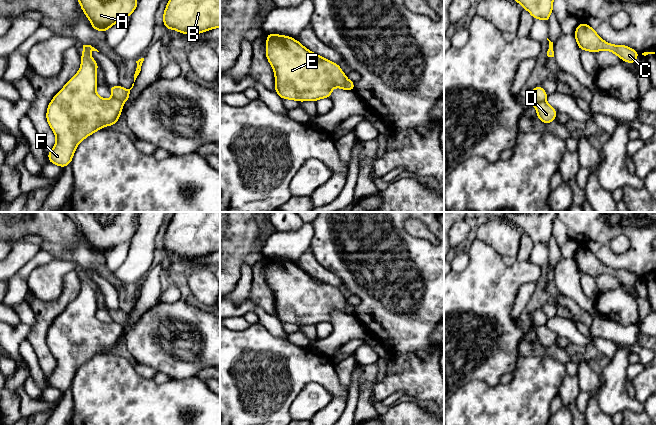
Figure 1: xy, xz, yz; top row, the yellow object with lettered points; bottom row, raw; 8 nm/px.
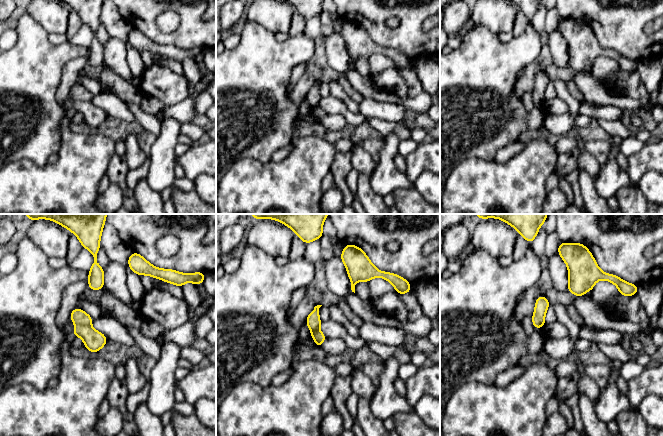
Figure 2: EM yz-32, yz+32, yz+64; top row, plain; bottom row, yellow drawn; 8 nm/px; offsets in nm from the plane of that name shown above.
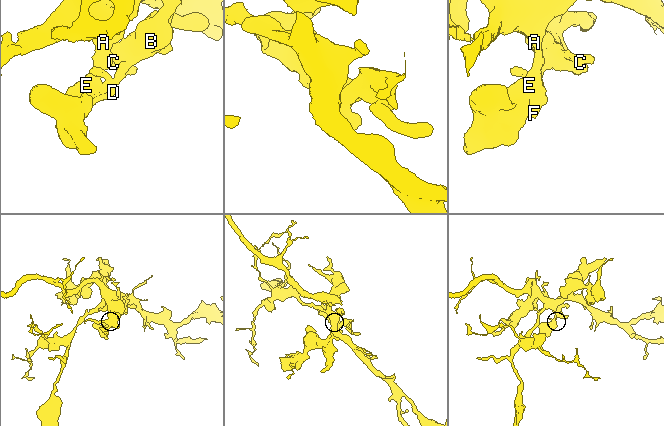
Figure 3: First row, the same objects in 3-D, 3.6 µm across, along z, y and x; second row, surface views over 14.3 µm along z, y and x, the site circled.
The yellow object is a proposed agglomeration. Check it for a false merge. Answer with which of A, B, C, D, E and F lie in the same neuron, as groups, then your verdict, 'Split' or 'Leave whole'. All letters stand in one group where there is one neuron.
Groups: A D E F / B C. Split

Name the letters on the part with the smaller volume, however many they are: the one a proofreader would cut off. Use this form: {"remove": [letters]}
{"remove": ["B", "C"]}

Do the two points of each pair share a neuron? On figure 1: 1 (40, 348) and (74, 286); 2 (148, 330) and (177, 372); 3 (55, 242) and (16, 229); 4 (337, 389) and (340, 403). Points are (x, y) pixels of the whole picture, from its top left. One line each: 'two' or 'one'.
1: one
2: one
3: one
4: two

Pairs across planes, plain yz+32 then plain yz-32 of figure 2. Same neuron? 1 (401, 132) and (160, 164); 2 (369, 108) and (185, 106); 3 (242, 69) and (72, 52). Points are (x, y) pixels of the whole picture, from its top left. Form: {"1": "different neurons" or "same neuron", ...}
{"1": "different neurons", "2": "same neuron", "3": "same neuron"}

